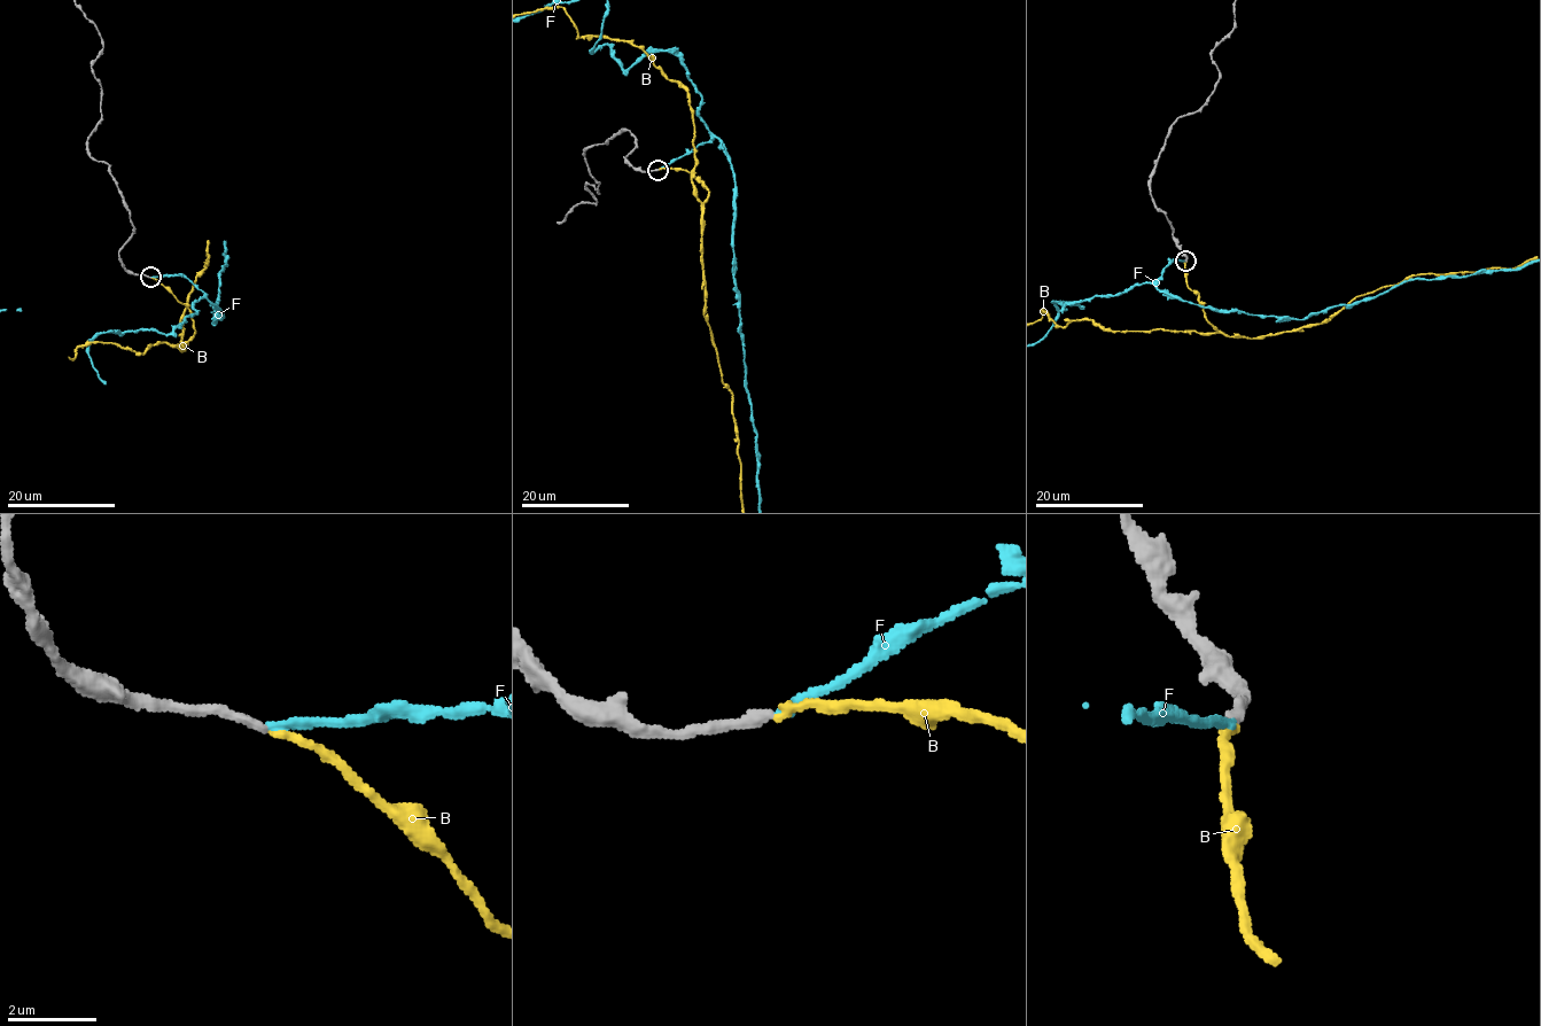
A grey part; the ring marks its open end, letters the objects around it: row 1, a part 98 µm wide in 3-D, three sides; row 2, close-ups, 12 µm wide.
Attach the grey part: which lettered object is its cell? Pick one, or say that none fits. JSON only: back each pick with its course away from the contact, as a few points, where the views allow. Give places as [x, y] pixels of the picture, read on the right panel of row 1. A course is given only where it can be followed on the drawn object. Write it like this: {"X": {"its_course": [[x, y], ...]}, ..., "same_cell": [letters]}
{"same_cell": ["B"]}

